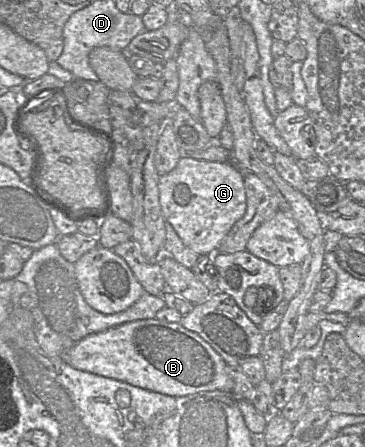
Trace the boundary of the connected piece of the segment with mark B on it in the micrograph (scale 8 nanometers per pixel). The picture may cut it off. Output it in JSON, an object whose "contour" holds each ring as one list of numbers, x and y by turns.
{"contour":[[157,318,127,322,84,337,64,351,62,358,75,369,169,396,214,390,233,395,234,382,226,371,226,362,209,343,180,322]]}

